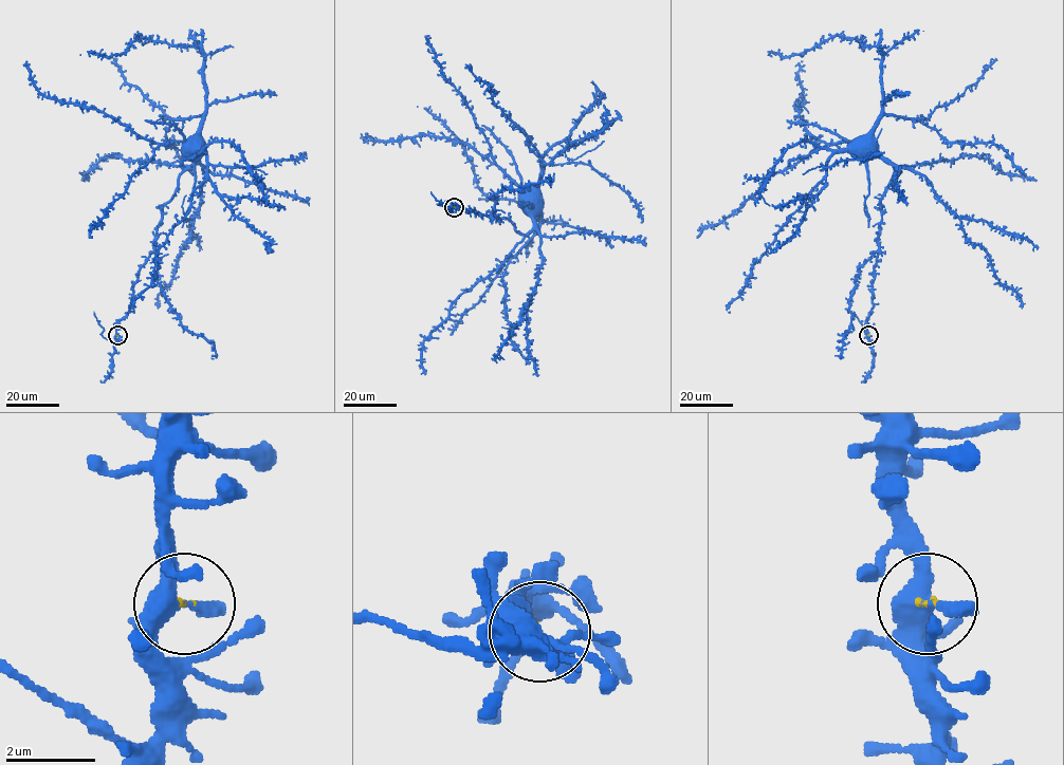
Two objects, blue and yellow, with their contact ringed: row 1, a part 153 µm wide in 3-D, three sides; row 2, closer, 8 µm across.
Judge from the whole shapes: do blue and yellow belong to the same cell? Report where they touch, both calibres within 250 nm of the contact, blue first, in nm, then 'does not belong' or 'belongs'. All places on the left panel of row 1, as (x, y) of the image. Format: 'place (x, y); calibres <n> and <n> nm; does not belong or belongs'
place (117, 335); calibres 360 and 80 nm; does not belong

